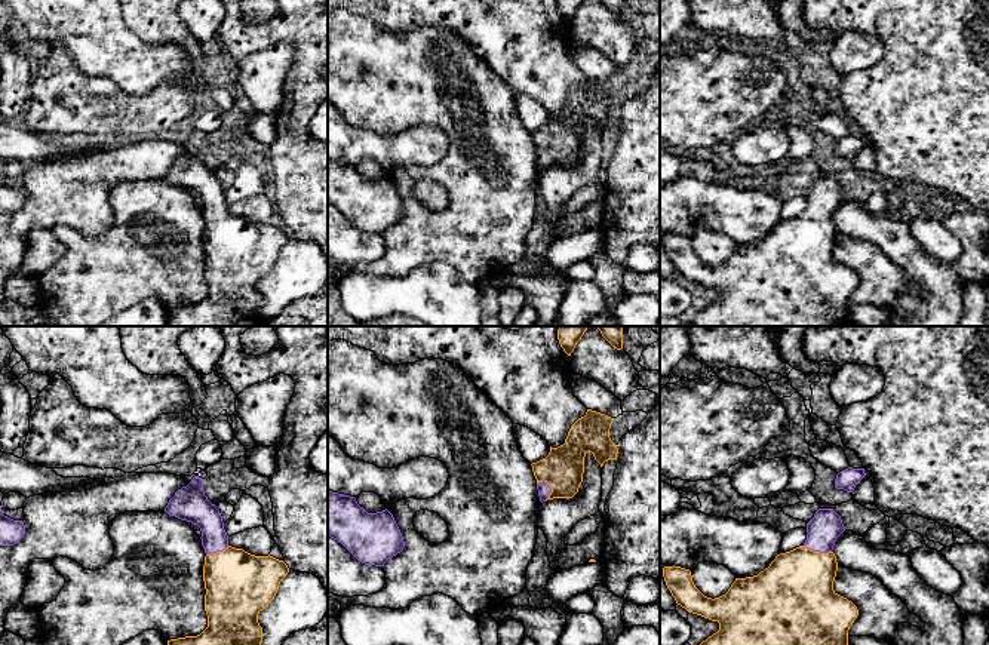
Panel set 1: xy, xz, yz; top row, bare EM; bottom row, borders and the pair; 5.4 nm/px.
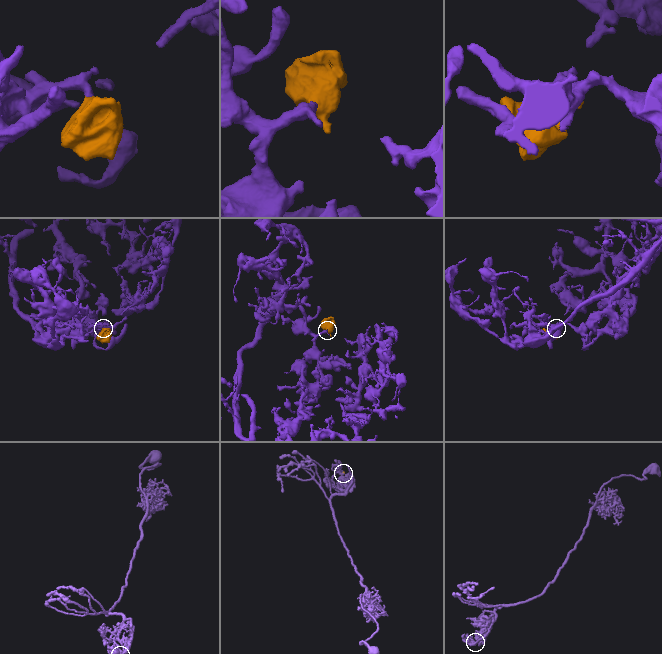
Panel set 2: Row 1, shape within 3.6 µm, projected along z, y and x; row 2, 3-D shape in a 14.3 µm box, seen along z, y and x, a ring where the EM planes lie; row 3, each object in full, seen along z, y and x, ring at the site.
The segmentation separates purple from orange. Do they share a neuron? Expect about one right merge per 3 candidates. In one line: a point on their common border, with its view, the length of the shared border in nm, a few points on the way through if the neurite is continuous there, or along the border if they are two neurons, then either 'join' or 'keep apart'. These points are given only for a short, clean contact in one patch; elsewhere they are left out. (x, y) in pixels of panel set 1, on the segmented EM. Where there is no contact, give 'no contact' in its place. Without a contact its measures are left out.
contact xz (550, 490); length 120 nm; way xz (544, 490), (550, 490), (562, 469); join

